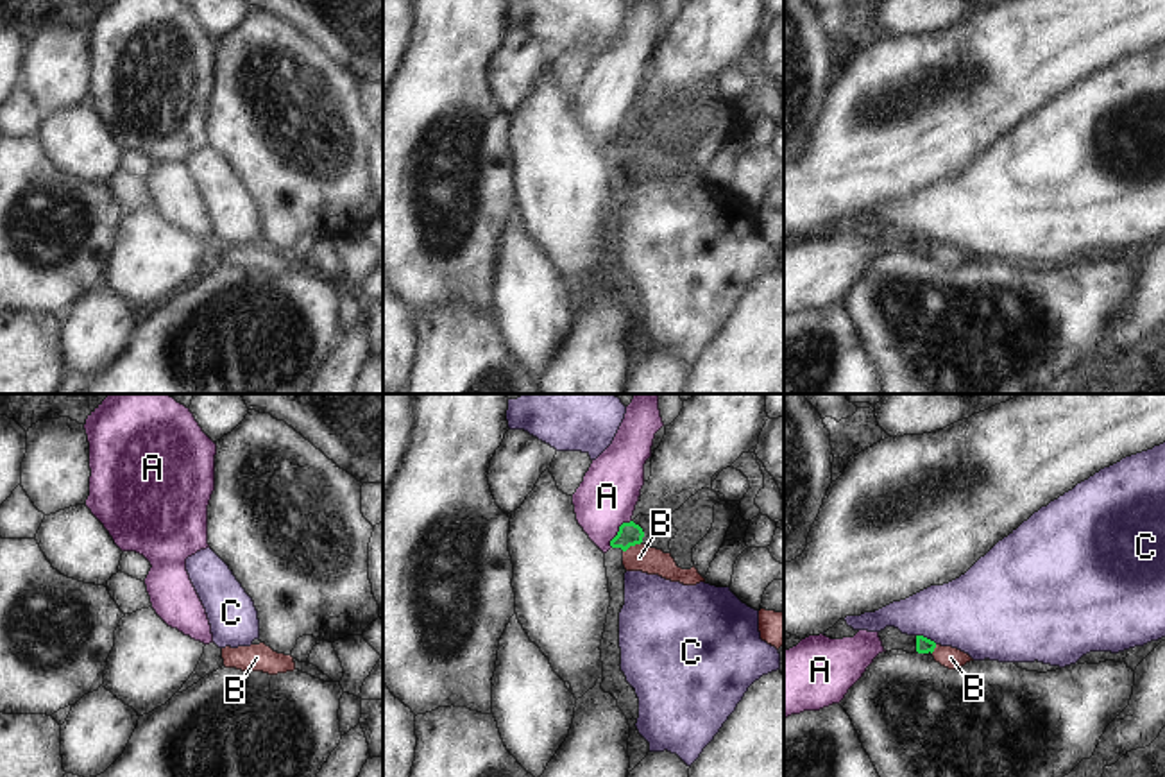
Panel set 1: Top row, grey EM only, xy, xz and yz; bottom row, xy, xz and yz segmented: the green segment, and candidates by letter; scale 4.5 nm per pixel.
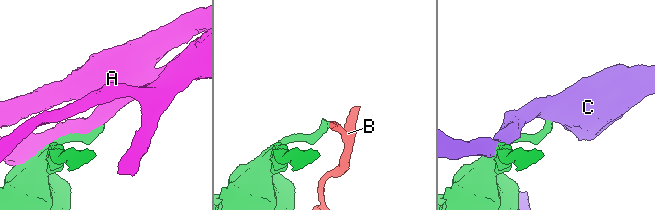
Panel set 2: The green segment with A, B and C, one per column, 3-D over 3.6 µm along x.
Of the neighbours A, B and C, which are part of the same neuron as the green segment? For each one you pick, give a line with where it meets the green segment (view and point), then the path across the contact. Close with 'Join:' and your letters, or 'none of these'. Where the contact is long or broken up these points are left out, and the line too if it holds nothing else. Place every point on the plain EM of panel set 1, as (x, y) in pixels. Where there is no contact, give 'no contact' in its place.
B: meets green in xz at (632, 144); runs through xz (630, 133), (632, 144), (639, 156)
Join: B

